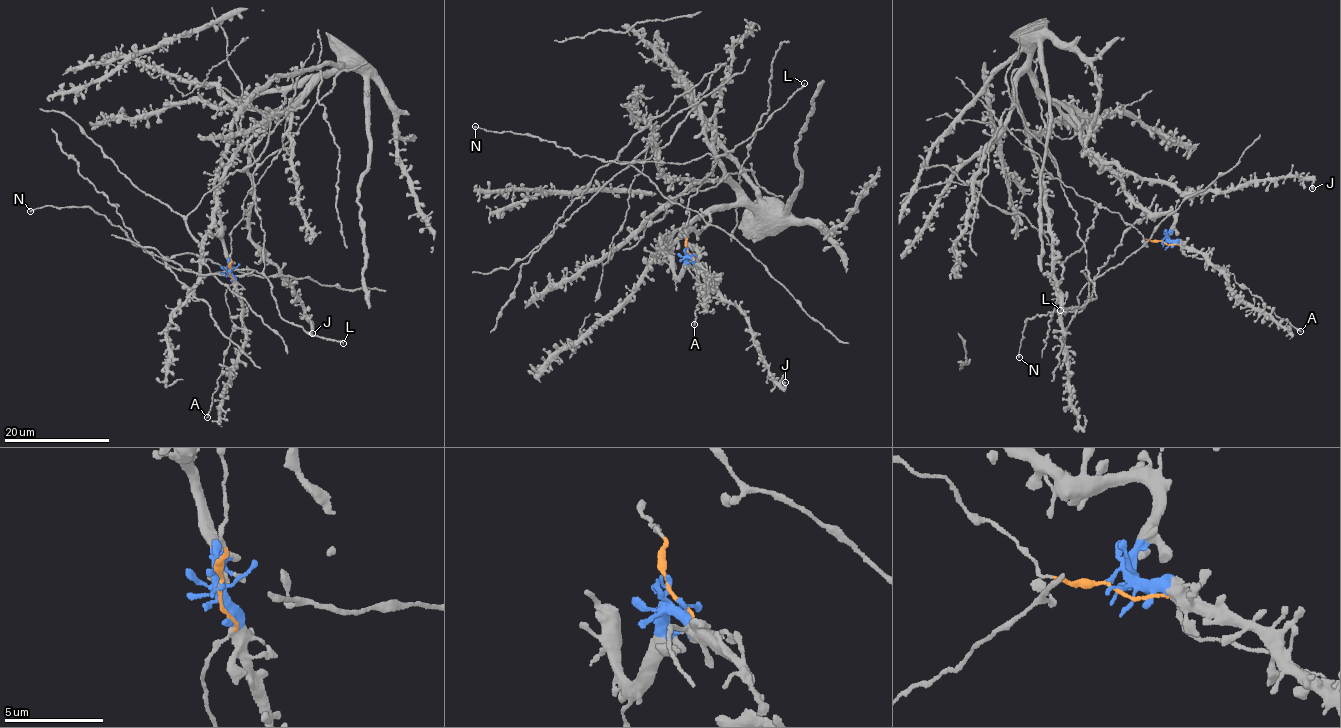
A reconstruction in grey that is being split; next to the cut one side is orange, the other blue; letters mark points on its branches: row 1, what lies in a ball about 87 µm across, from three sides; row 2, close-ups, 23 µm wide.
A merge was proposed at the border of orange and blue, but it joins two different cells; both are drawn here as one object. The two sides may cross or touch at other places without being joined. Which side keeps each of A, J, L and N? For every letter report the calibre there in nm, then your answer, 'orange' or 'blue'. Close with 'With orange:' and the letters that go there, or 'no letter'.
A: calibre 200 nm; orange
J: calibre 280 nm; blue
L: calibre 150 nm; blue
N: calibre 200 nm; blue
With orange: A

